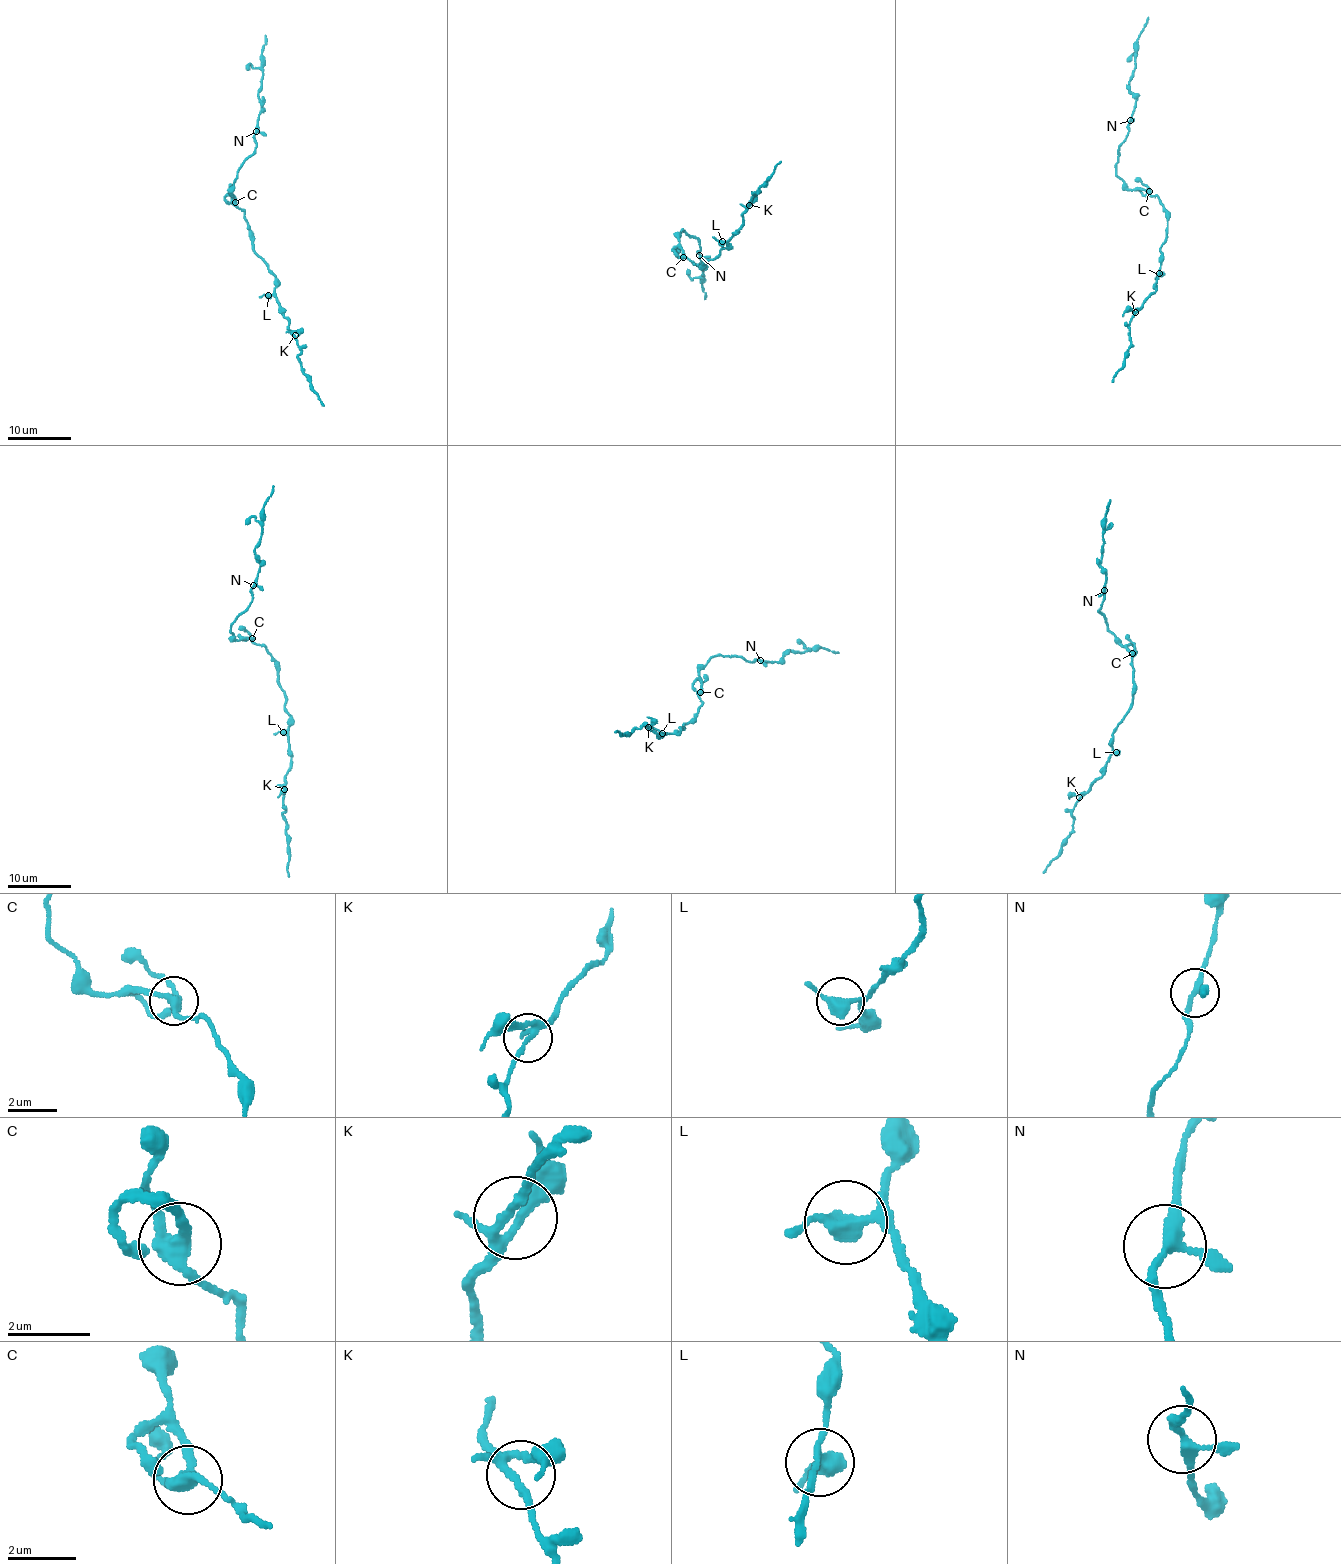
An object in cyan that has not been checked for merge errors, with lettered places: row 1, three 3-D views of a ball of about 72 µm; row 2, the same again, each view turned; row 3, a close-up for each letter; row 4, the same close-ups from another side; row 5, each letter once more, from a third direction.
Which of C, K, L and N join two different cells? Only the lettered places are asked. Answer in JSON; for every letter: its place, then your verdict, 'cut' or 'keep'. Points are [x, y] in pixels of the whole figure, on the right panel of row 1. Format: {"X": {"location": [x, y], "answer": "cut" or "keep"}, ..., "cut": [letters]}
{"C": {"location": [1149, 191], "answer": "keep"}, "K": {"location": [1135, 312], "answer": "keep"}, "L": {"location": [1159, 273], "answer": "keep"}, "N": {"location": [1130, 120], "answer": "keep"}, "cut": []}

